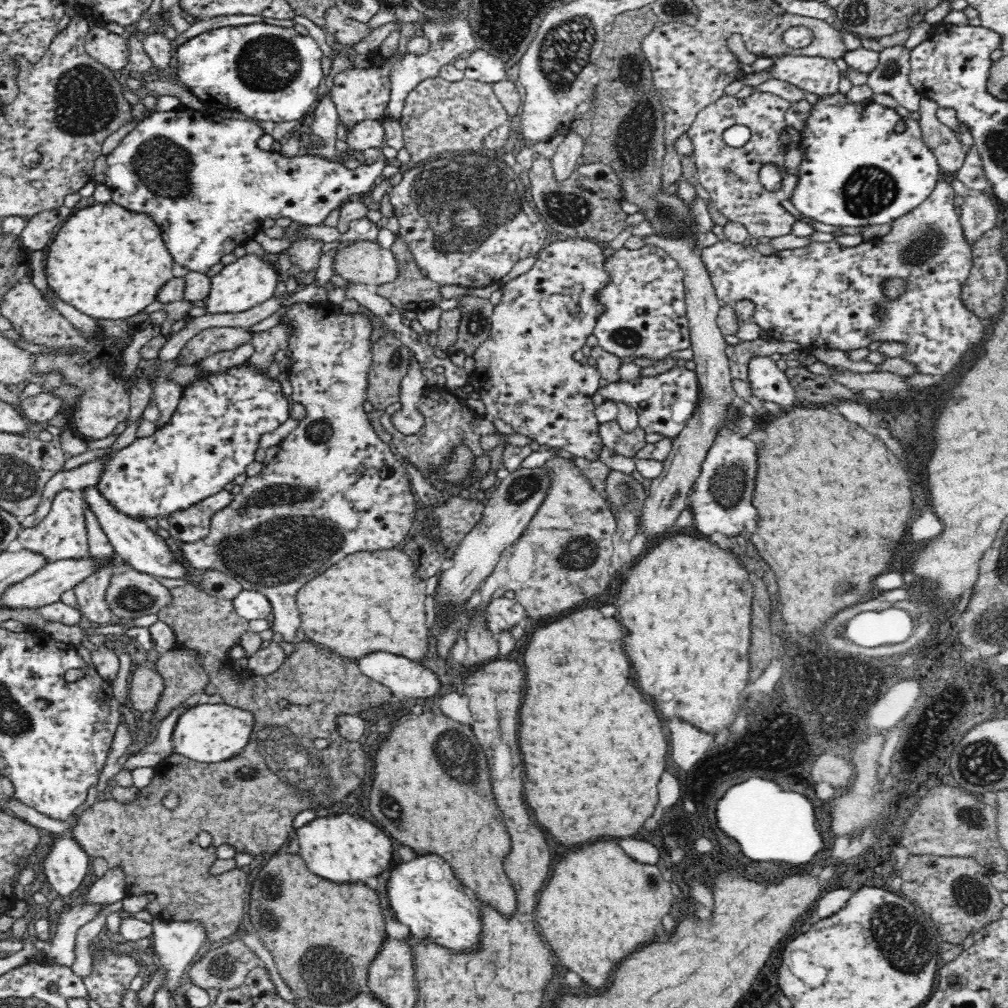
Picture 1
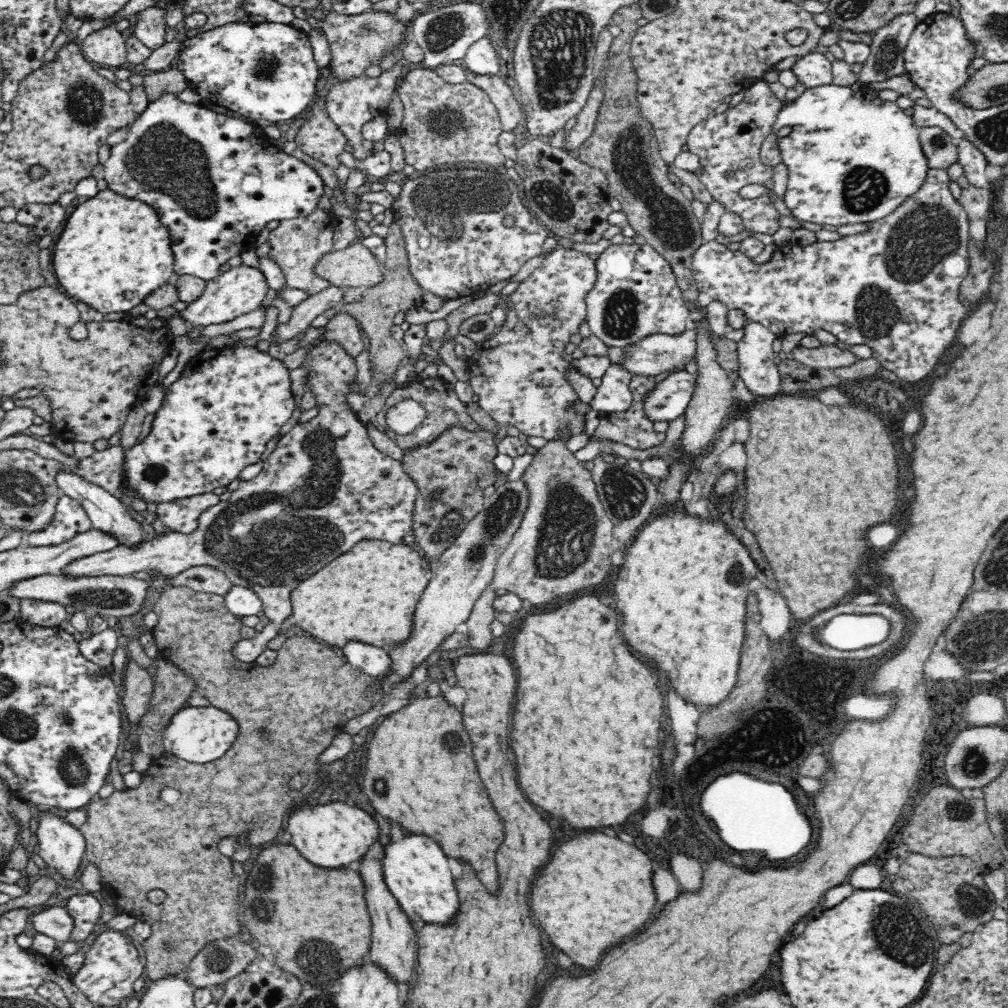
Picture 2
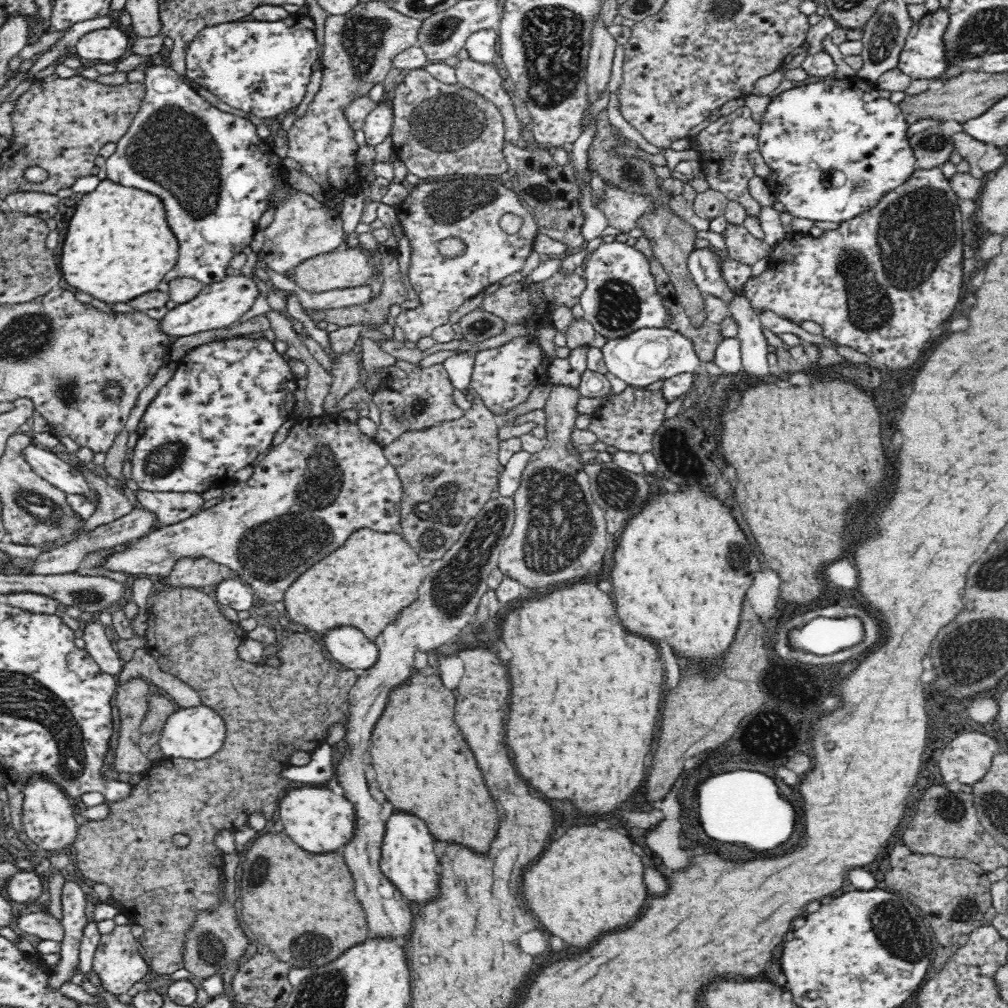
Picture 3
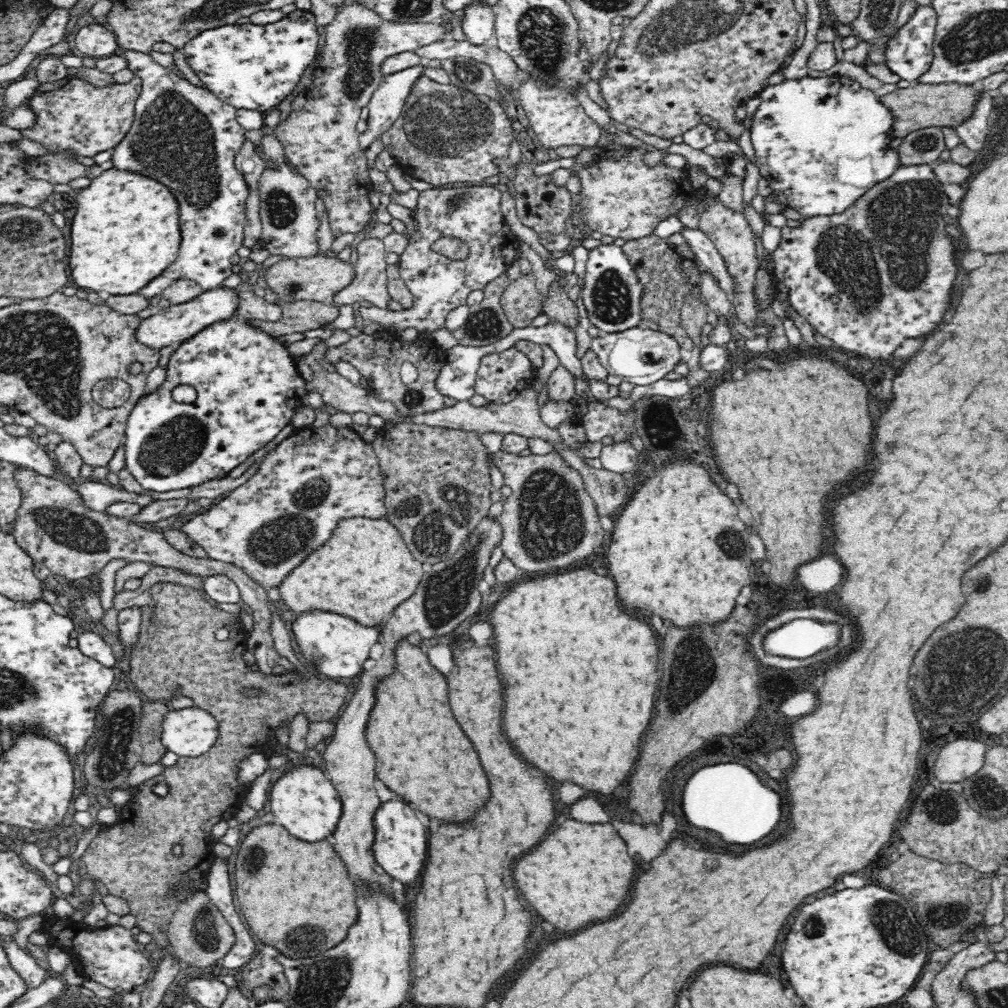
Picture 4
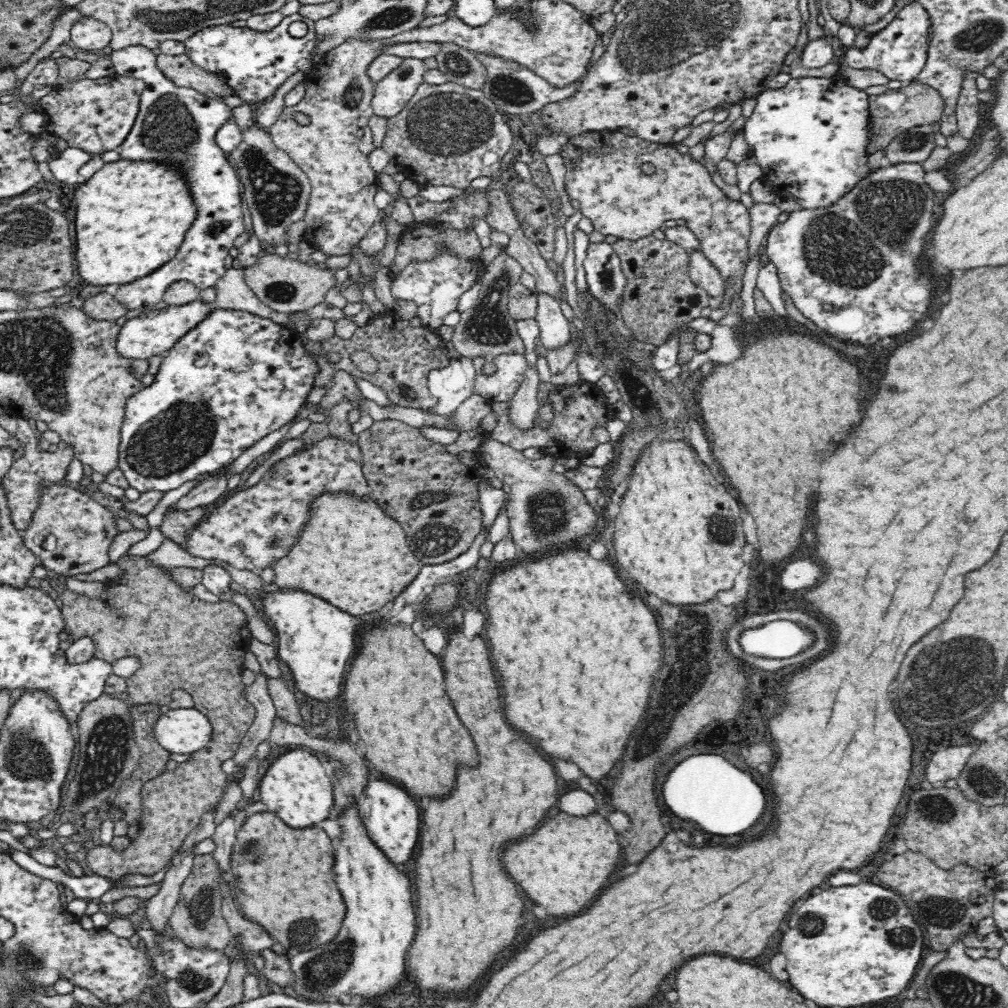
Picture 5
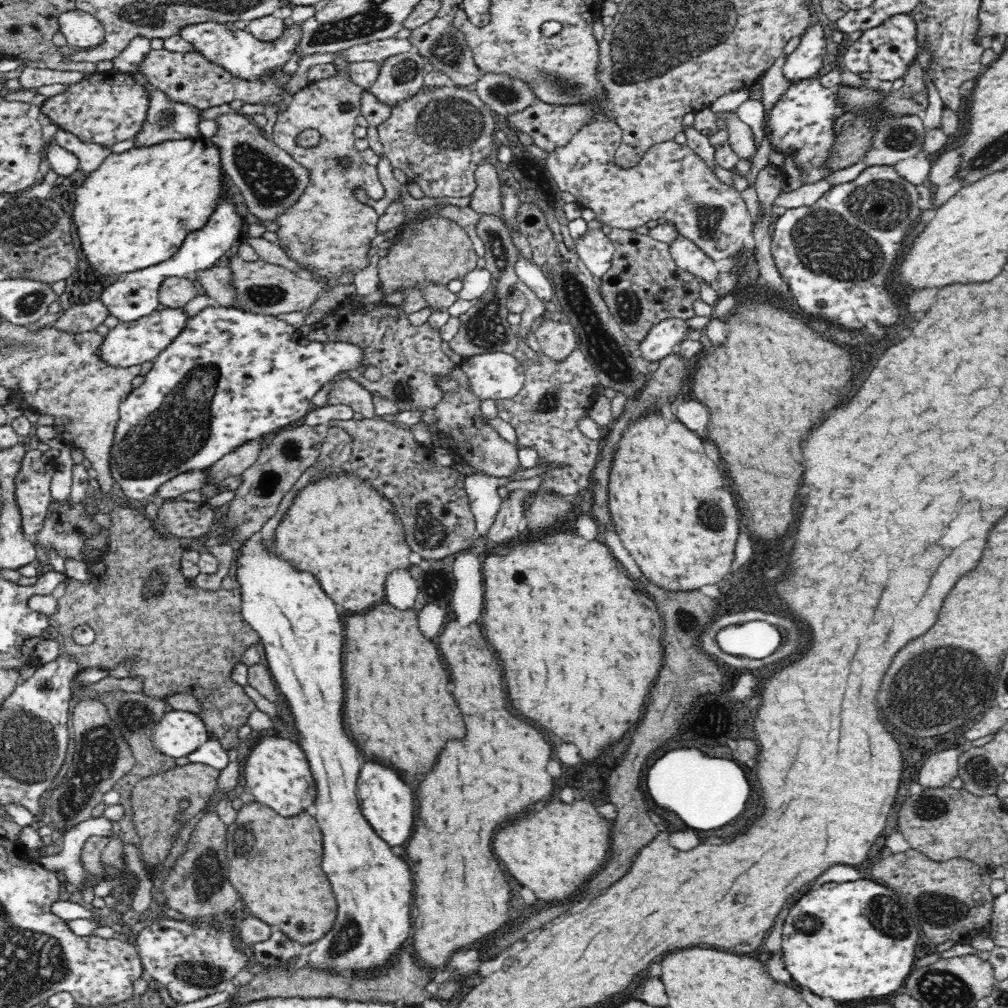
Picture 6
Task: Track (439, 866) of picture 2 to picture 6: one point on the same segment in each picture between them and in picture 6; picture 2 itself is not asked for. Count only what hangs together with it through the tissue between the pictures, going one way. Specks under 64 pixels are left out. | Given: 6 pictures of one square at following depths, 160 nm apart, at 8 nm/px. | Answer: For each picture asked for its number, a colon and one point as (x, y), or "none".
3: (408, 859)
4: (400, 842)
5: (391, 817)
6: (387, 802)

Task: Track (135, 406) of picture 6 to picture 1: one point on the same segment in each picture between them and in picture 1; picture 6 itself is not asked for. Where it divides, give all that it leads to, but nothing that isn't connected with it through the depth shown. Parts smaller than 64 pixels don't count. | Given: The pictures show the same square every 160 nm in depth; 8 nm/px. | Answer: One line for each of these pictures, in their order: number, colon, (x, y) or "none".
1: (212, 437)
2: (216, 419)
3: (241, 390)
4: (247, 384)
5: (234, 378)

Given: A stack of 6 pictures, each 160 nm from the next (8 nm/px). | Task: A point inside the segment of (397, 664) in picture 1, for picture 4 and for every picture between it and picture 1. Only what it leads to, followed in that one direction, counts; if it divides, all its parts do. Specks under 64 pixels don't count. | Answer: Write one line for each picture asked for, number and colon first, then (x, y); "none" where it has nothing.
2: (375, 661)
3: (349, 648)
4: (339, 647)

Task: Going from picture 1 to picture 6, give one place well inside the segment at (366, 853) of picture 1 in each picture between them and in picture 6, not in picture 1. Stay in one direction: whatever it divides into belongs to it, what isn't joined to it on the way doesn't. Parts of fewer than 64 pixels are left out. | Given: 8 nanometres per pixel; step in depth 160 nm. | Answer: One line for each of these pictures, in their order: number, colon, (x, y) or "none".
2: (335, 834)
3: (317, 819)
4: (303, 800)
5: (295, 786)
6: (275, 770)

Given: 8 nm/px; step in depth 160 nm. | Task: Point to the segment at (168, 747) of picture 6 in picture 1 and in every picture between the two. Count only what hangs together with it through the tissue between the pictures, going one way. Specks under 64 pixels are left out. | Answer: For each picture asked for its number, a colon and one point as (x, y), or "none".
1: (209, 733)
2: (200, 735)
3: (197, 732)
4: (189, 732)
5: (183, 731)

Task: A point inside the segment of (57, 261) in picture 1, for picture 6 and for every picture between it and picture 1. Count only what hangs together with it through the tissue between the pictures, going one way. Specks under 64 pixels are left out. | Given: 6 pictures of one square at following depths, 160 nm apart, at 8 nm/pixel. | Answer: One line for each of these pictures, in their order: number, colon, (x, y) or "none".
2: (114, 251)
3: (118, 245)
4: (125, 232)
5: (131, 217)
6: (134, 211)

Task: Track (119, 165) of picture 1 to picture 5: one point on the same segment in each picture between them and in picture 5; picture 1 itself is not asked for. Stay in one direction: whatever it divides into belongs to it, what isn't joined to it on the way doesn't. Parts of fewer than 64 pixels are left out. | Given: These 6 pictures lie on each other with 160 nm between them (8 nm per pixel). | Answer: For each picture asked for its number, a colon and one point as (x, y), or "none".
2: (215, 181)
3: (208, 167)
4: (185, 137)
5: (176, 124)

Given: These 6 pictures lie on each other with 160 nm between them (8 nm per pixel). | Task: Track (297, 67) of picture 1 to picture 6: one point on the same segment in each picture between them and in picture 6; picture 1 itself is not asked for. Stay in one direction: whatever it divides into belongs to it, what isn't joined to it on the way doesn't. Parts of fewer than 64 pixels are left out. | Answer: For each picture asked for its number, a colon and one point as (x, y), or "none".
2: (266, 70)
3: (263, 68)
4: (254, 67)
5: (255, 63)
6: (239, 52)

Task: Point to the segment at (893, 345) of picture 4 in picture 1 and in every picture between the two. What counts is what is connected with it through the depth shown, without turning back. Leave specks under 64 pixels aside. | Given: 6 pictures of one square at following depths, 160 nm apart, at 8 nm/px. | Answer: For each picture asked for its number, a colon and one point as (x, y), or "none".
1: (824, 295)
2: (894, 287)
3: (882, 283)

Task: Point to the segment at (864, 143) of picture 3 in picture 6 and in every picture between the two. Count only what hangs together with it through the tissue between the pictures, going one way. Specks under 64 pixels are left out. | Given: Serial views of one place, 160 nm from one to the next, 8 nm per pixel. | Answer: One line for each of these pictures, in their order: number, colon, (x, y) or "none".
4: (820, 142)
5: (809, 137)
6: (803, 118)

